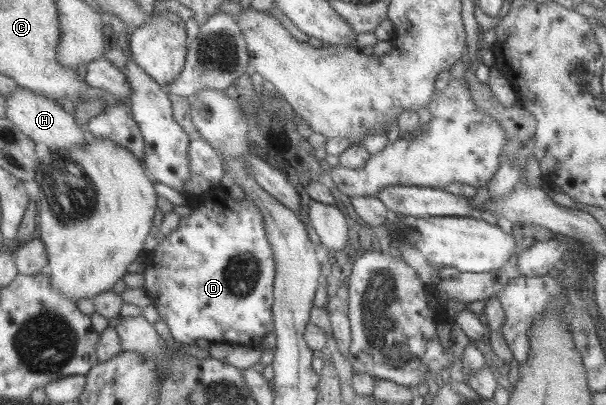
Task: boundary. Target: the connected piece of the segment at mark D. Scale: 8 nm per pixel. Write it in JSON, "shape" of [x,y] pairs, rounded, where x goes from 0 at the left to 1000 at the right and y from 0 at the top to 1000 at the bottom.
{"shape":[[[370,462],[356,464],[351,481],[338,481],[335,501],[302,536],[295,560],[272,583],[243,635],[239,709],[254,741],[262,788],[279,802],[292,847],[315,852],[335,837],[350,852],[376,844],[414,854],[417,842],[434,842],[437,827],[455,817],[452,699],[457,647],[441,583],[439,541],[417,489],[388,491]]]}

